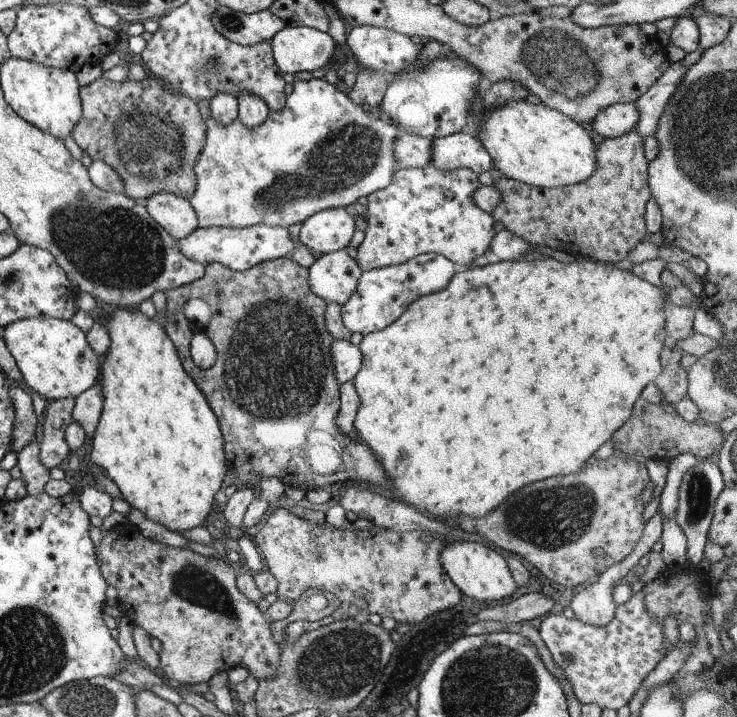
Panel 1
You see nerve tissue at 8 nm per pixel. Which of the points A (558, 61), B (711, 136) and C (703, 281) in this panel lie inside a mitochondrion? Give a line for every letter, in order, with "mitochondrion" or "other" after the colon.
A: mitochondrion
B: mitochondrion
C: other

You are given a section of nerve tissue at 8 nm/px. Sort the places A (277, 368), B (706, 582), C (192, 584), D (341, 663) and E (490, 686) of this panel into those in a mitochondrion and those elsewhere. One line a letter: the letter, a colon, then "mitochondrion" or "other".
A: mitochondrion
B: other
C: mitochondrion
D: mitochondrion
E: mitochondrion

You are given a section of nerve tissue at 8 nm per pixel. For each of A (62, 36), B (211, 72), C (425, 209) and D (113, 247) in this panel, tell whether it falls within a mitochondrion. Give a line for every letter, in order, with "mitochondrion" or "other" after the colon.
A: other
B: mitochondrion
C: other
D: mitochondrion

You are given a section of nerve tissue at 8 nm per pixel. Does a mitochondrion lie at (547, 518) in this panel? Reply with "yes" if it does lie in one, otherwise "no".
yes

